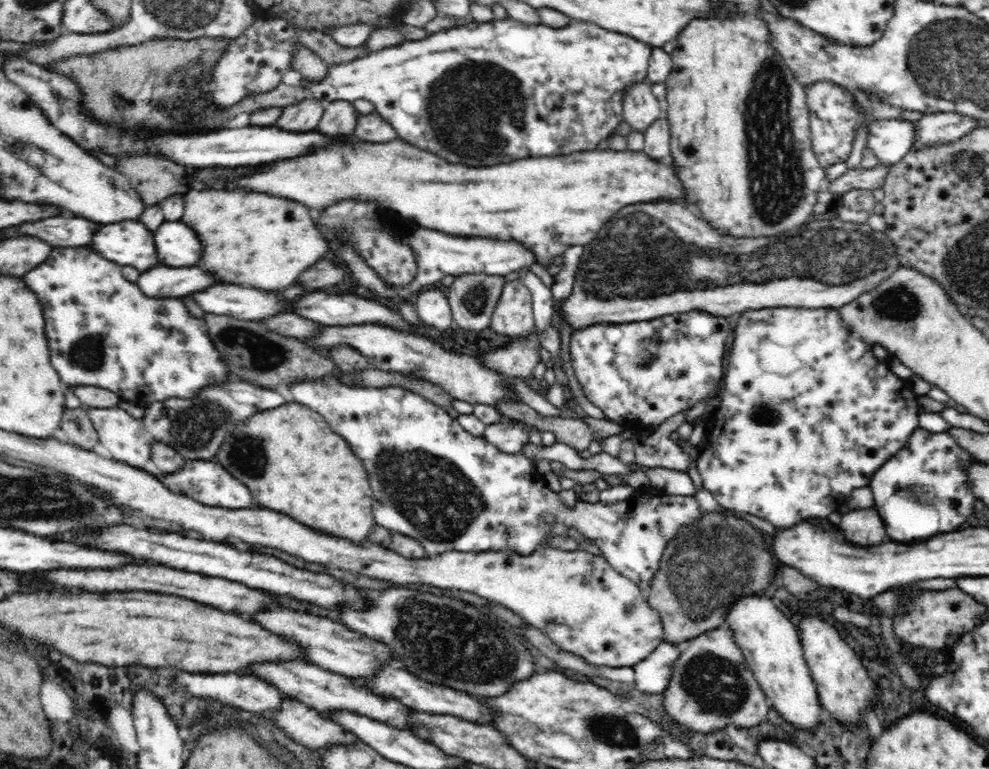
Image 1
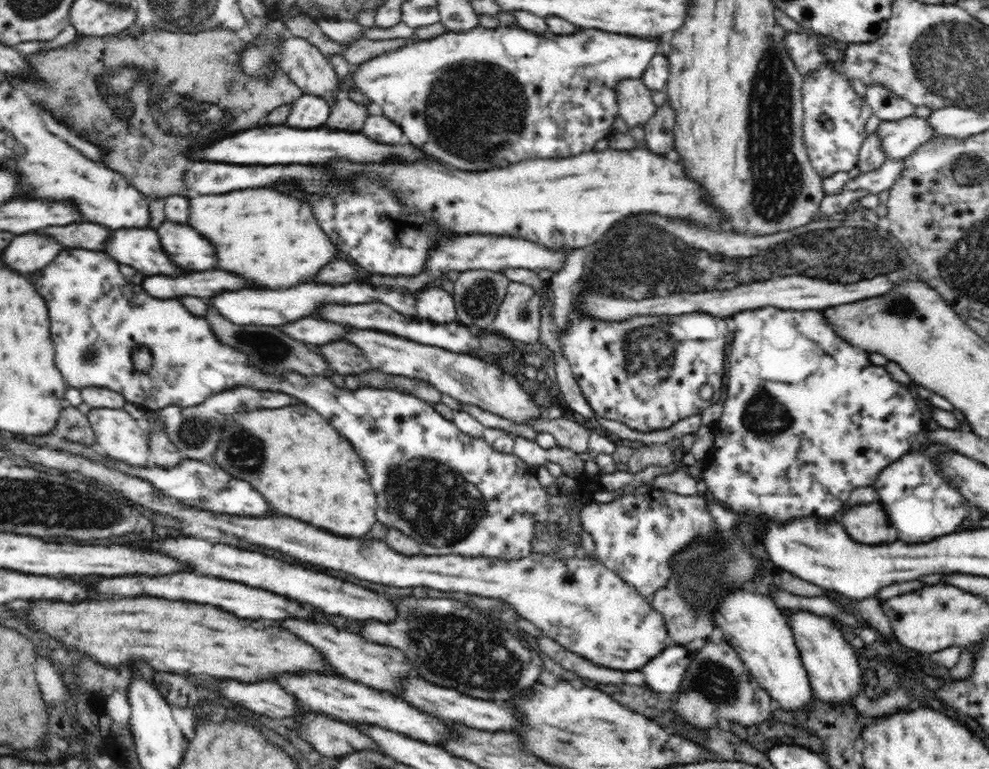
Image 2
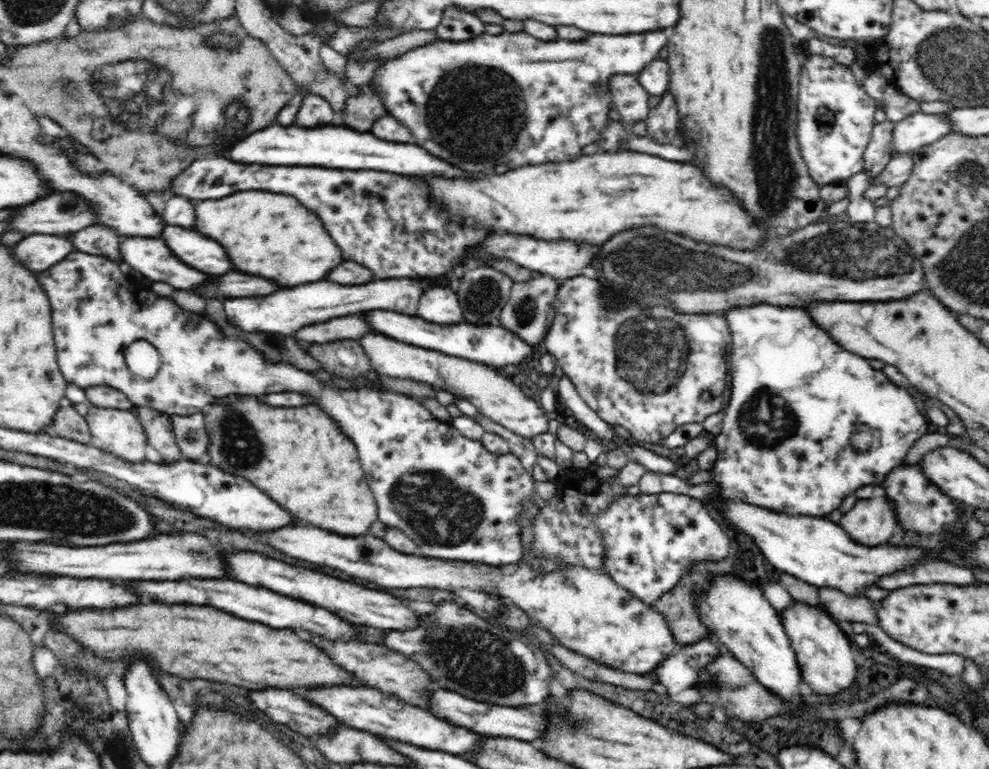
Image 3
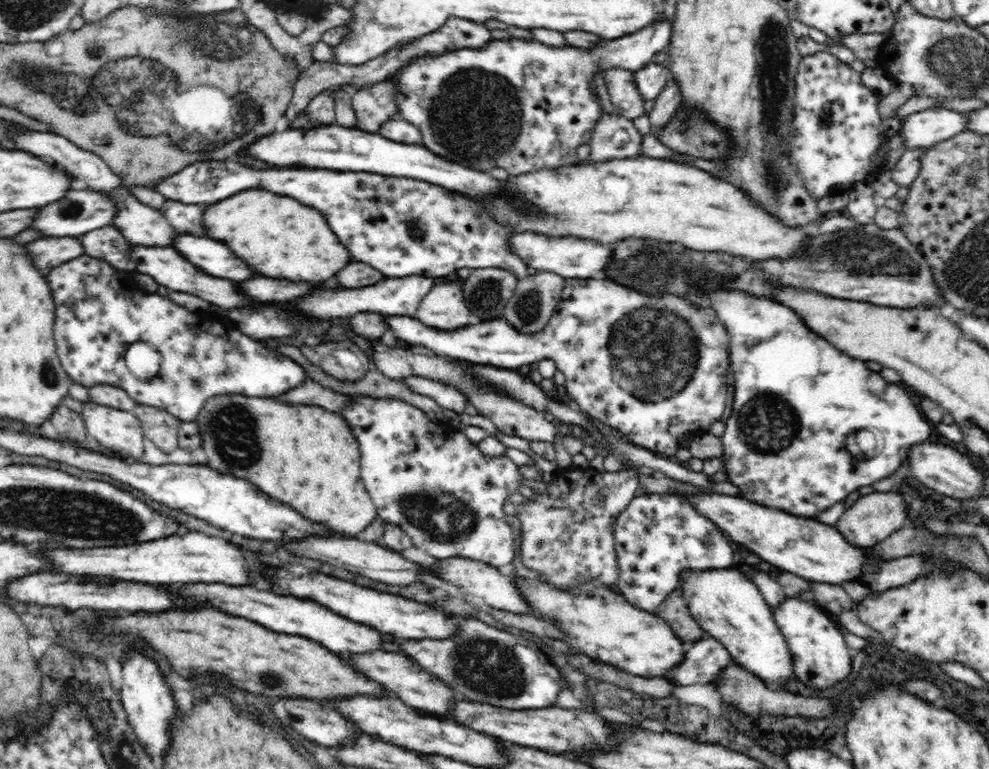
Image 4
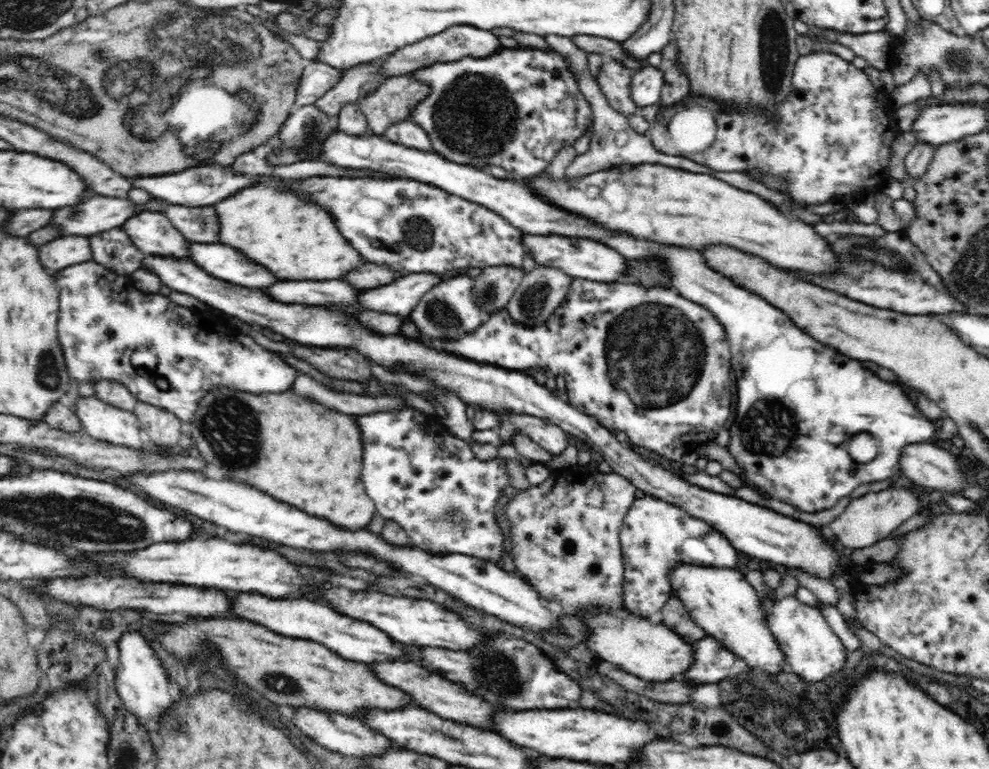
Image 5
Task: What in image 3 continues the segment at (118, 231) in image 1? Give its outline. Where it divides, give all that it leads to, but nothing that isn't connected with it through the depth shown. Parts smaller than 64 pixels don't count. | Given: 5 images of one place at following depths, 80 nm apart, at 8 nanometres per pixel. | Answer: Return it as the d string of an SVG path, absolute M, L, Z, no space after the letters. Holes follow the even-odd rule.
M124 236L120 238L120 260L127 262L133 269L146 276L147 282L166 282L177 290L192 290L196 286L204 286L212 282L214 276L206 276L186 264L172 253L166 241L161 238L146 238L145 236Z

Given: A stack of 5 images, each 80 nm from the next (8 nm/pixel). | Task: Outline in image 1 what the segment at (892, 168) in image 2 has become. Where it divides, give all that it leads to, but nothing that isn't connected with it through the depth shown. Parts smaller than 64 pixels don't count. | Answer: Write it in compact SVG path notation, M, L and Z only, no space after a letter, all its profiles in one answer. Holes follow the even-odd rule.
M879 163L871 169L848 169L845 174L838 177L833 183L824 181L823 188L839 196L841 193L850 192L850 190L876 190L883 188L886 176L890 172L890 165Z

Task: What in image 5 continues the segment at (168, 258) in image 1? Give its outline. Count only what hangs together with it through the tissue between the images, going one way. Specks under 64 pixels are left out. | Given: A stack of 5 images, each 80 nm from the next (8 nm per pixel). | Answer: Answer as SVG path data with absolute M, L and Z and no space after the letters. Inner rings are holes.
M188 241L188 249L192 262L220 280L256 290L264 290L278 282L278 278L274 278L270 270L262 268L260 264L252 264L250 260L246 260L246 256L230 246Z

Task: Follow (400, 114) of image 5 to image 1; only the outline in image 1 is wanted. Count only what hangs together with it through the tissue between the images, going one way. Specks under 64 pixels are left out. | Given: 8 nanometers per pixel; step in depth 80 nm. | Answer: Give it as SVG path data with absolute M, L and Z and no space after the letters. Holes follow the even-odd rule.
M342 99L332 101L324 109L324 114L315 130L328 136L336 136L336 134L352 136L359 115L353 103Z

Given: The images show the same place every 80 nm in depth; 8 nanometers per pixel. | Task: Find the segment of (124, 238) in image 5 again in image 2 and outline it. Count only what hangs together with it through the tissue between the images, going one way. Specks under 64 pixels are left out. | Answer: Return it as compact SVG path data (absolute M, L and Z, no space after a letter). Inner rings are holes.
M84 220L78 224L66 224L56 228L42 228L36 233L56 238L63 248L85 248L96 252L104 252L106 240L110 236L111 229L100 224Z

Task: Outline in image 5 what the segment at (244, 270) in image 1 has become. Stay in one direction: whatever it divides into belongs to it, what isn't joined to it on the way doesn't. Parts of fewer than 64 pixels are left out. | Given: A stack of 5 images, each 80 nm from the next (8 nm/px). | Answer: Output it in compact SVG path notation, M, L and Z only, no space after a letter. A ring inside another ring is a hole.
M258 176L254 184L220 202L216 206L220 218L220 236L222 236L220 242L240 250L254 262L260 262L262 266L272 270L274 276L278 276L280 280L340 280L350 270L358 268L362 264L362 256L352 244L348 244L342 238L342 234L334 224L334 218L318 204L308 202L306 198L294 194L288 186L290 182L286 180L272 176Z

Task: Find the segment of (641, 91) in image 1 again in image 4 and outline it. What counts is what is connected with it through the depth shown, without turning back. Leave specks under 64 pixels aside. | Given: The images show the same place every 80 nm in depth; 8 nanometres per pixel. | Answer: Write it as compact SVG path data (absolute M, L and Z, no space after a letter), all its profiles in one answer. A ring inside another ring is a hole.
M614 67L603 73L604 82L615 112L629 119L644 115L644 100L637 89L634 72Z

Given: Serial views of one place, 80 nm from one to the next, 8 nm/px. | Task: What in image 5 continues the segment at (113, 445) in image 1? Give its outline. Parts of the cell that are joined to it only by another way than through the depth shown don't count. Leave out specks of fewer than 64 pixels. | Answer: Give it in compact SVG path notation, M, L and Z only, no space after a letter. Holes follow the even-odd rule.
M94 396L78 397L74 412L92 439L142 450L141 426L131 411L116 408Z

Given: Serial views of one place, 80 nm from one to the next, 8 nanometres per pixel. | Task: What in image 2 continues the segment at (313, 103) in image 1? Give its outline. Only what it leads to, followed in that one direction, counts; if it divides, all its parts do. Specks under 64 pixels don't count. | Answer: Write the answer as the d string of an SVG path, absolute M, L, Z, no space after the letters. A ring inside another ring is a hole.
M304 94L290 108L286 125L299 129L315 129L324 125L328 114L330 106L322 97Z

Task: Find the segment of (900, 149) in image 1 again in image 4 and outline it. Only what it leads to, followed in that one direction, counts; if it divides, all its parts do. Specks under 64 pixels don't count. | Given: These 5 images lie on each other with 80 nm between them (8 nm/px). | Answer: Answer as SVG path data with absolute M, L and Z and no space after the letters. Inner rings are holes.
M930 107L923 111L912 113L904 118L904 122L901 123L899 134L904 137L907 149L930 149L937 146L960 132L968 131L968 119L966 119L966 113L960 113L956 110L950 110L942 107Z

